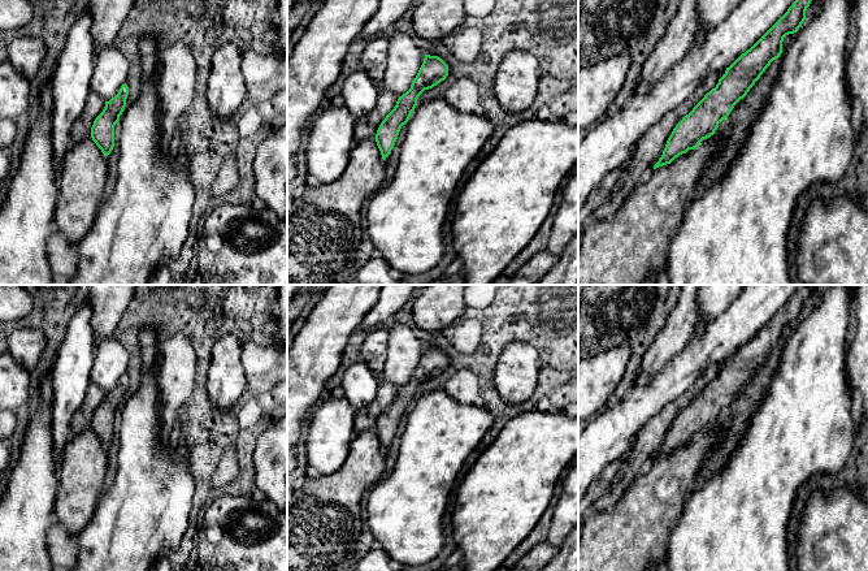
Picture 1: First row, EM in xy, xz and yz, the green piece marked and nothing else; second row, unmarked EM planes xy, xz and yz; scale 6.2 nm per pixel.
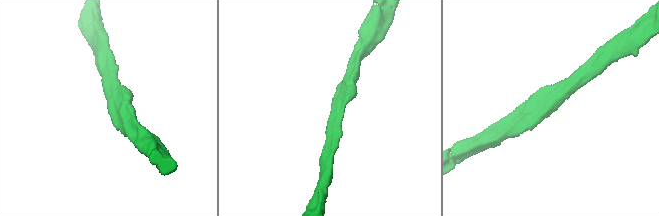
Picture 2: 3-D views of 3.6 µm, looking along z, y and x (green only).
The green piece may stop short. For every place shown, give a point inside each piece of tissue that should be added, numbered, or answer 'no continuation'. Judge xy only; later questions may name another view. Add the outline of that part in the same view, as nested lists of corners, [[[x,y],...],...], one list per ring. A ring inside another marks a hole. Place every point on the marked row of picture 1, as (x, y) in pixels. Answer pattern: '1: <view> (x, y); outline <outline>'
1: xy (94, 106); outline [[[90,90],[86,99],[84,109],[74,121],[71,127],[73,143],[79,143],[81,140],[91,137],[91,127],[94,125],[94,121],[103,112],[104,107],[105,100]]]

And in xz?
1: xz (367, 125); outline [[[376,81],[376,86],[378,88],[376,107],[356,120],[353,131],[356,143],[369,138],[376,138],[381,122],[396,105],[396,96],[385,90],[381,81]]]

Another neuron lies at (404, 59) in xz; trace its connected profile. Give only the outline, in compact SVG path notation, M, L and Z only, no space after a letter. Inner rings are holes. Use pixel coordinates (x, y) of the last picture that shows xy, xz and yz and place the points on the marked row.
M400 27L389 40L387 68L381 79L383 88L399 99L411 88L424 59L425 53L416 46L405 27Z

